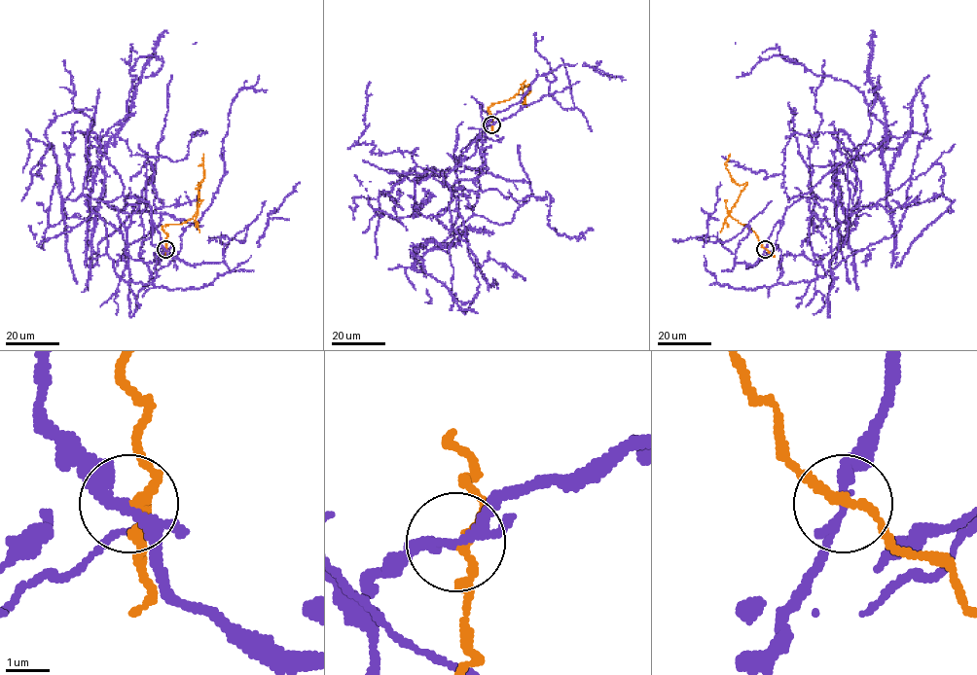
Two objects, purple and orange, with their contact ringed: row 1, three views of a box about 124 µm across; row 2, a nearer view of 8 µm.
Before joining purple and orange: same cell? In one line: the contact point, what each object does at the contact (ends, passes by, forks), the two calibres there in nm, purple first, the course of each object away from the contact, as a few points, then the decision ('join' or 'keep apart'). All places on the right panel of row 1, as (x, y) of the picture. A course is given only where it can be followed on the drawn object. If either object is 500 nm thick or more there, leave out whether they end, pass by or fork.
(765, 249) | purple forks | orange passes by | 200/190 nm | purple via (765, 249), (794, 201), (811, 195), (825, 209), (828, 316), (833, 179), (870, 130), (877, 88), (868, 92) | orange via (765, 249), (749, 227), (729, 215), (746, 183), (736, 184), (732, 178), (725, 166), (729, 154) | keep apart

